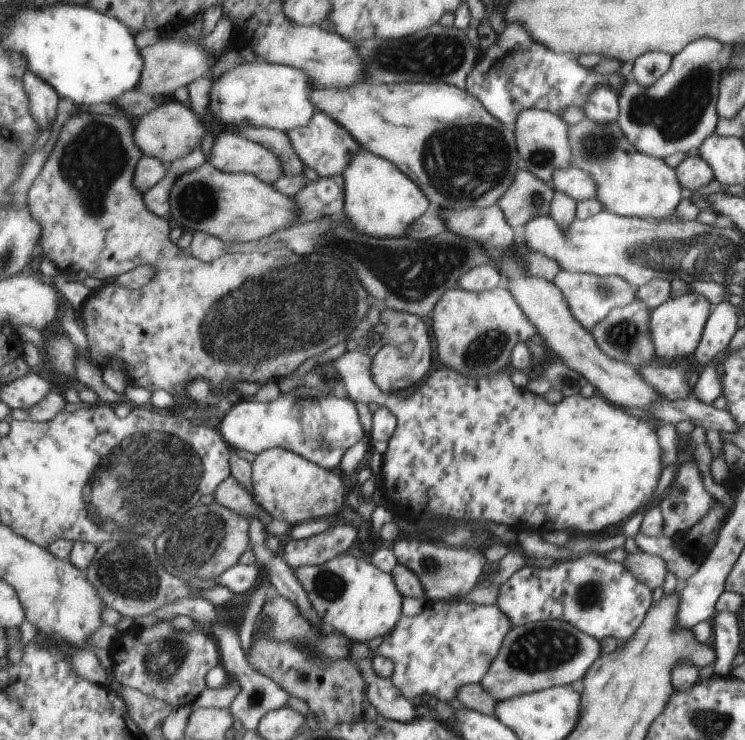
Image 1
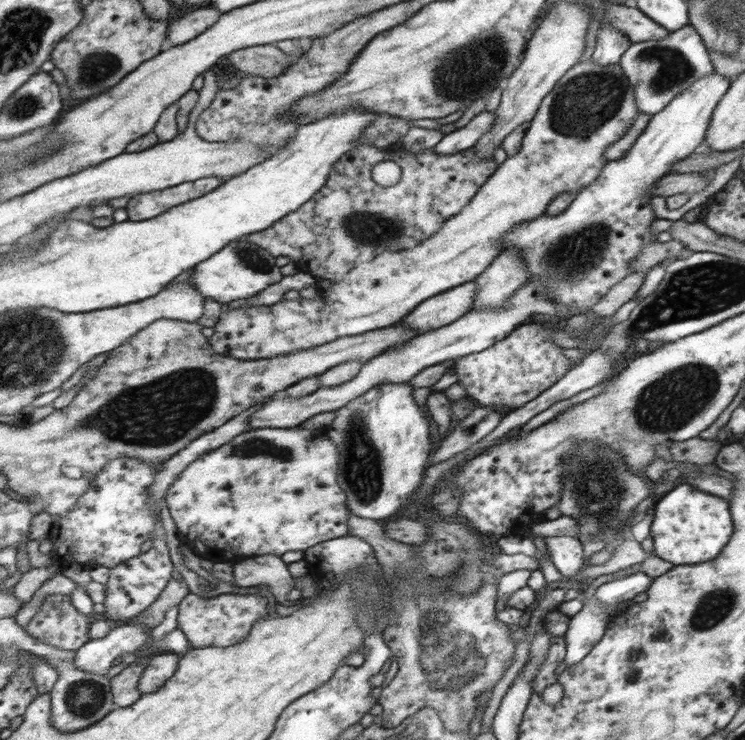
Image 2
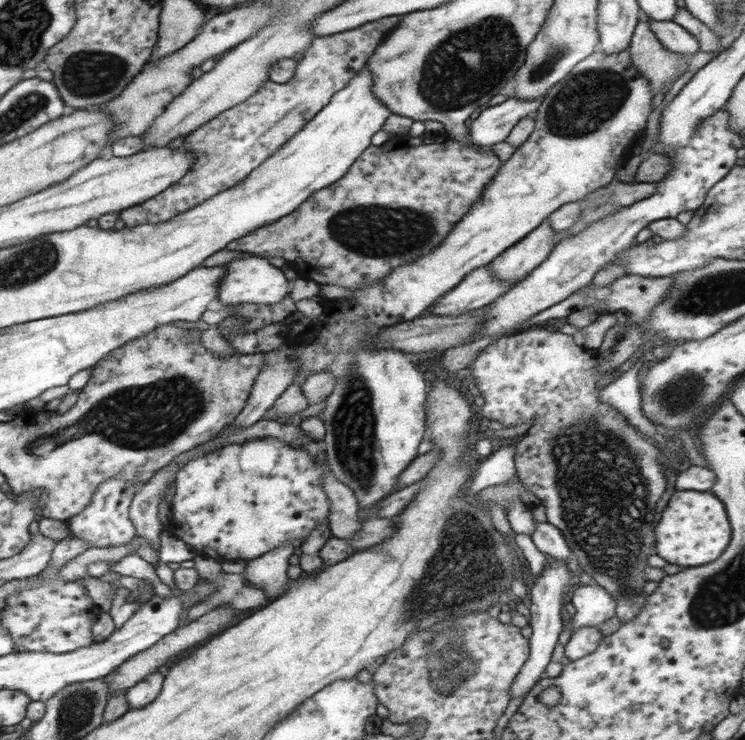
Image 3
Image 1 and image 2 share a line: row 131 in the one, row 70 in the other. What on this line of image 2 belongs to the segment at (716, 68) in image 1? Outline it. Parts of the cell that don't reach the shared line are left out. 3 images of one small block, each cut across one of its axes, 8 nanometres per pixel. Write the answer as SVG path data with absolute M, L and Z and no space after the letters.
M687 25L676 30L664 41L636 42L630 44L619 60L628 82L635 87L636 104L640 113L658 114L676 95L682 94L693 82L698 82L702 76L710 76L715 72L710 53L698 35L698 32Z

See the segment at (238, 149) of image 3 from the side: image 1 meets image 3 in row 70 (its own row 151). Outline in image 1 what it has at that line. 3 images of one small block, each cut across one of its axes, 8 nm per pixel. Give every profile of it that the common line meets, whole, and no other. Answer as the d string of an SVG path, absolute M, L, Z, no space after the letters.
M318 111L306 126L290 129L286 134L300 160L320 177L342 175L346 165L362 150L343 126Z

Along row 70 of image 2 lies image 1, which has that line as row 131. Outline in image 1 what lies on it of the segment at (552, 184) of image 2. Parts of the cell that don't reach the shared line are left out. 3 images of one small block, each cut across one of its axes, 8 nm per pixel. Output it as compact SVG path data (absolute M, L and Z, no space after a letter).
M584 116L577 124L571 124L570 145L571 165L588 173L595 182L595 198L602 204L603 208L615 215L623 217L655 218L656 220L670 219L679 202L682 201L682 184L679 182L678 174L670 166L666 166L664 160L640 152L624 134L617 121L601 123Z

